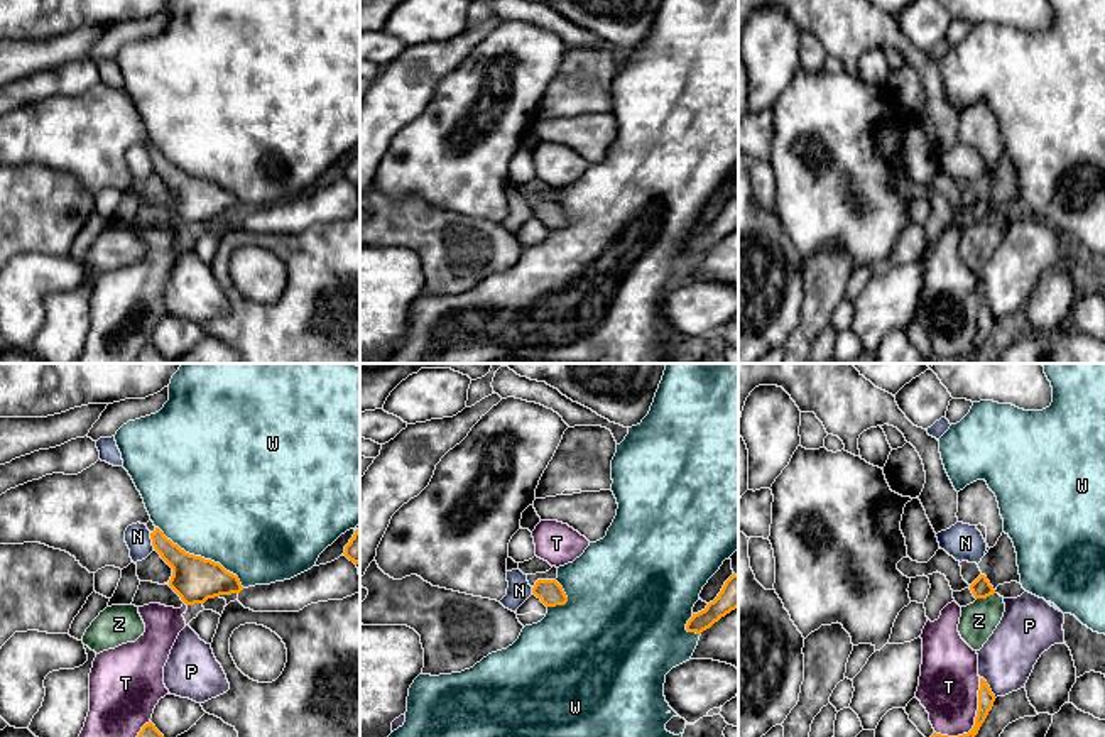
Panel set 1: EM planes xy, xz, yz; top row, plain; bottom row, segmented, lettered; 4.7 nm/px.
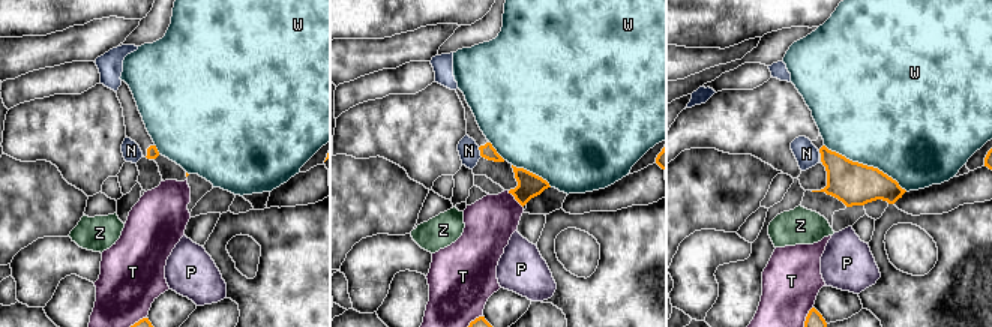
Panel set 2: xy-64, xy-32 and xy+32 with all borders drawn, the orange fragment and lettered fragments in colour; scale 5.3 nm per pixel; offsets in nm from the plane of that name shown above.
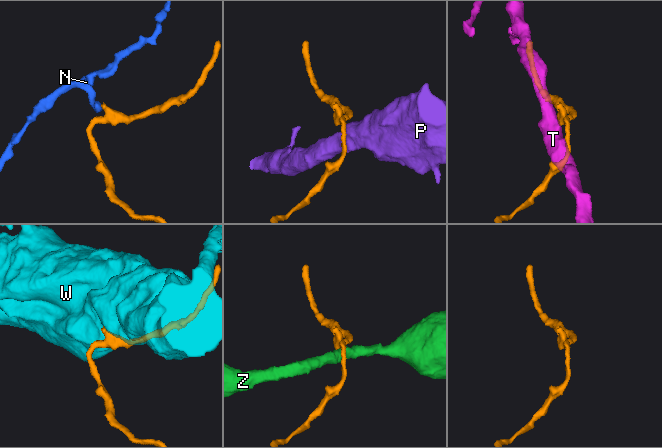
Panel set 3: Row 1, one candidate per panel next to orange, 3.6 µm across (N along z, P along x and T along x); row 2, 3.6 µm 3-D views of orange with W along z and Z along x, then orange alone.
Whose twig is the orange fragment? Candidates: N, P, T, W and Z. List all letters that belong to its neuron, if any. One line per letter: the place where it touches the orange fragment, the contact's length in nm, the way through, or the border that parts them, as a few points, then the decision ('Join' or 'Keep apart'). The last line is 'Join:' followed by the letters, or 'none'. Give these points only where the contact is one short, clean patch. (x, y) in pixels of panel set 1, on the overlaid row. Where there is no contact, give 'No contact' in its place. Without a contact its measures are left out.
N: Touches orange at xy (152, 541). Shared border 80 nm. Boundary: xy (149, 533), (154, 548). Keep apart
P: Touches orange at yz (989, 687). Shared border 130 nm. Boundary: yz (980, 676), (996, 697). Keep apart
T: Touches orange at yz (977, 710). Shared border 300 nm. Keep apart
W: Touches orange at xy (200, 556). Shared border 500 nm. Keep apart
Z: Touches orange at yz (985, 597). Shared border 90 nm. Boundary: yz (994, 592), (977, 599). Keep apart
Join: none

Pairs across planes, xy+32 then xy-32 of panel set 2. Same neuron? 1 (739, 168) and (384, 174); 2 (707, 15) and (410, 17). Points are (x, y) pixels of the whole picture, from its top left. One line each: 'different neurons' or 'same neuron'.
1: same neuron
2: same neuron

